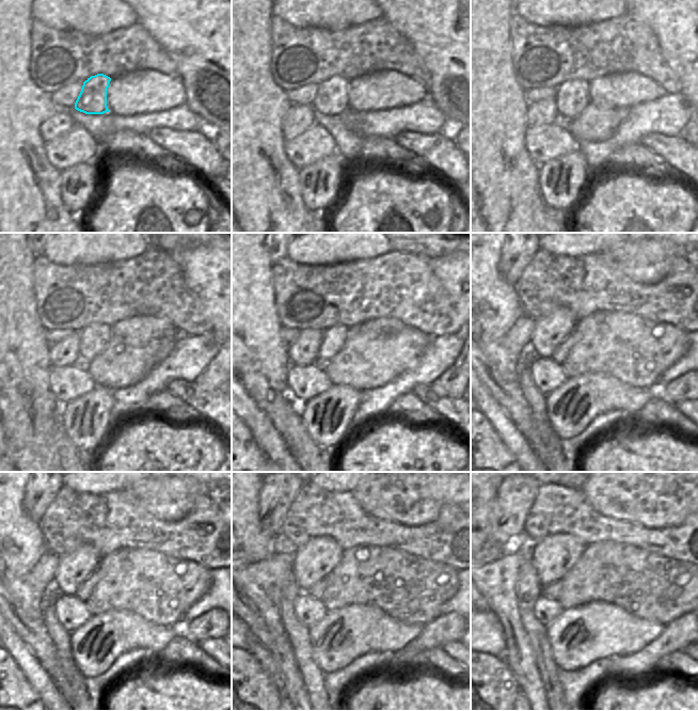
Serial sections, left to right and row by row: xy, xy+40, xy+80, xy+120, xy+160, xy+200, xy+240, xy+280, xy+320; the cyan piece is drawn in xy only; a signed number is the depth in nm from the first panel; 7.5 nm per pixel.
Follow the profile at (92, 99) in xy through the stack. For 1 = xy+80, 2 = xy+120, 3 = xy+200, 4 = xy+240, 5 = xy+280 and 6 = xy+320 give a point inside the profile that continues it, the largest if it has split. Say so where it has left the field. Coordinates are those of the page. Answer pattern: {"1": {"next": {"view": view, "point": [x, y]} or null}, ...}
{"1": {"next": {"view": "xy+80", "point": [572, 97]}}, "2": {"next": {"view": "xy+120", "point": [94, 338]}}, "3": {"next": {"view": "xy+200", "point": [560, 353]}}, "4": {"next": {"view": "xy+240", "point": [84, 590]}}, "5": {"next": {"view": "xy+280", "point": [317, 590]}}, "6": {"next": {"view": "xy+320", "point": [552, 590]}}}

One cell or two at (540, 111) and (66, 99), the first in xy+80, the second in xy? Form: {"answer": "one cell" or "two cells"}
{"answer": "two cells"}

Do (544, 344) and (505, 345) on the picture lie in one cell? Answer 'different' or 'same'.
different

